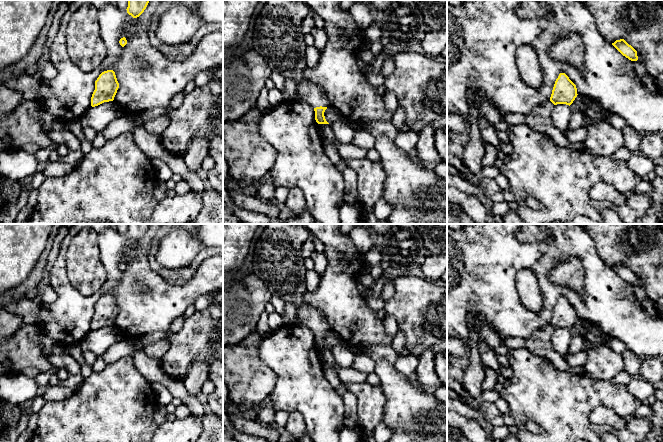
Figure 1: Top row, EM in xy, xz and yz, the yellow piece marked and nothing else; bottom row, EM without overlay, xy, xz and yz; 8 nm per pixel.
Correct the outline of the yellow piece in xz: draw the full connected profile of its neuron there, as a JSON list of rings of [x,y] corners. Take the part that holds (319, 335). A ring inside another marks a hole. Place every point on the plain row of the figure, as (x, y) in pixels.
[[[268,224],[260,233],[254,247],[252,273],[269,289],[273,296],[292,303],[297,310],[297,325],[305,325],[314,332],[315,344],[318,348],[329,348],[324,336],[330,326],[323,313],[304,303],[307,292],[306,268],[301,254],[302,245],[311,233],[302,224]]]

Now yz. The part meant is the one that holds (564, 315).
[[[560,297],[555,305],[550,323],[537,330],[525,340],[525,347],[533,354],[548,359],[557,369],[572,374],[583,374],[583,366],[569,366],[552,346],[552,335],[557,328],[571,329],[577,321],[576,309],[565,297]]]

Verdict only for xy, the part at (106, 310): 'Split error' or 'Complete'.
Complete

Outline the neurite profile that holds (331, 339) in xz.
[[[328,330],[327,333],[324,336],[324,340],[326,345],[332,349],[336,345],[345,345],[344,341],[334,332],[331,330]]]

